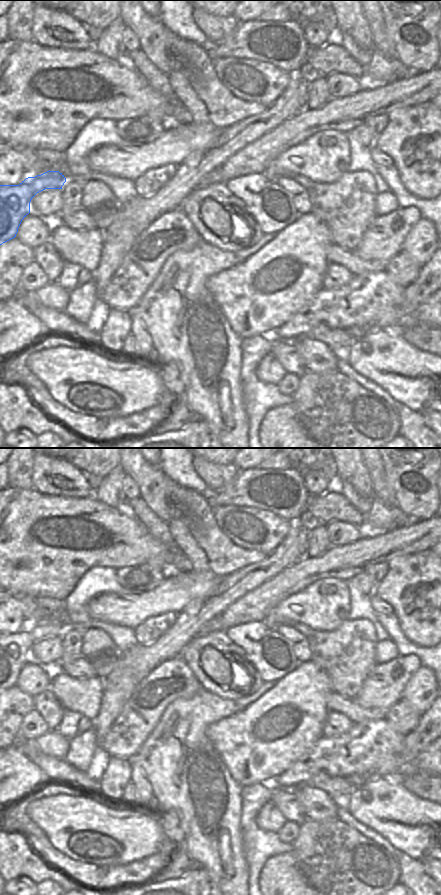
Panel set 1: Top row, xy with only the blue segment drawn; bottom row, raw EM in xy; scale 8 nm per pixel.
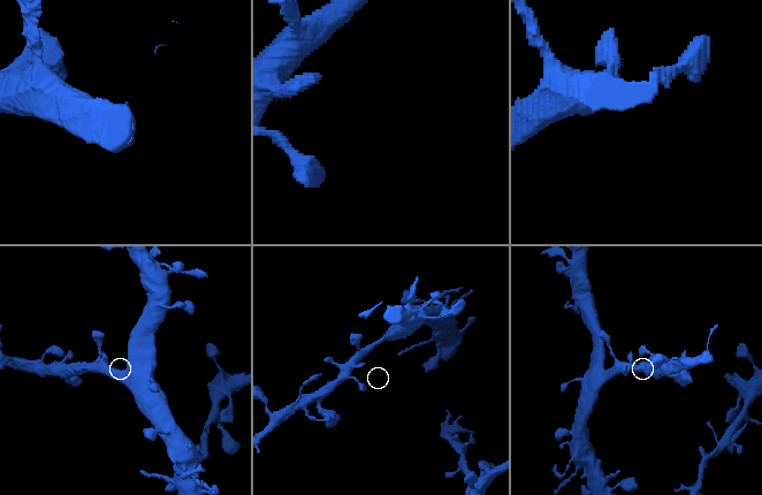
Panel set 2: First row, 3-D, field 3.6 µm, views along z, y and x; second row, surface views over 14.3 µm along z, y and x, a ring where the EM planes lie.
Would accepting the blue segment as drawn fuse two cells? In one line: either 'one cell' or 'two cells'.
one cell

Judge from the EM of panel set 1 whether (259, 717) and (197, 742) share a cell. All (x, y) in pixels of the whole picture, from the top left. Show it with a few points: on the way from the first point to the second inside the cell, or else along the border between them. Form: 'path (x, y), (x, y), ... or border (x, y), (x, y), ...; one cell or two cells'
border (221, 718), (206, 730), (207, 737), (220, 757); two cells

